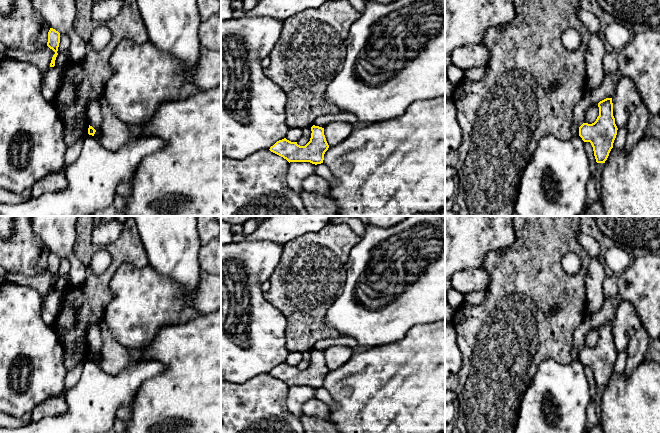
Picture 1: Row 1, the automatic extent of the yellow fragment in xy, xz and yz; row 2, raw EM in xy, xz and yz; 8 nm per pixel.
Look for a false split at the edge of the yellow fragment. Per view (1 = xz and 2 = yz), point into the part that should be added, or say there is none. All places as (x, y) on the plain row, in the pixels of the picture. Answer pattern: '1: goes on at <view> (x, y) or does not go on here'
1: does not go on here
2: does not go on here

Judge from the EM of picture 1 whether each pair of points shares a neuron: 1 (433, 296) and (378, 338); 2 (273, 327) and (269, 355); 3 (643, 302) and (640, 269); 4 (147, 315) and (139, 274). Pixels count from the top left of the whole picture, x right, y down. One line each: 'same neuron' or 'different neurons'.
1: same neuron
2: same neuron
3: same neuron
4: same neuron

